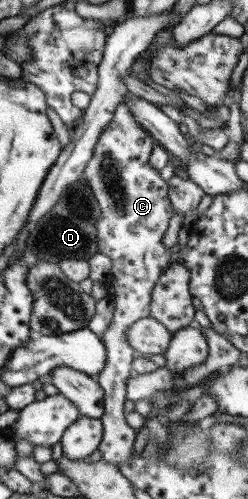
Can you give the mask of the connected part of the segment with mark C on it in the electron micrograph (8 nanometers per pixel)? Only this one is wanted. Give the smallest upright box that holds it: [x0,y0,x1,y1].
[83,103,174,469]

